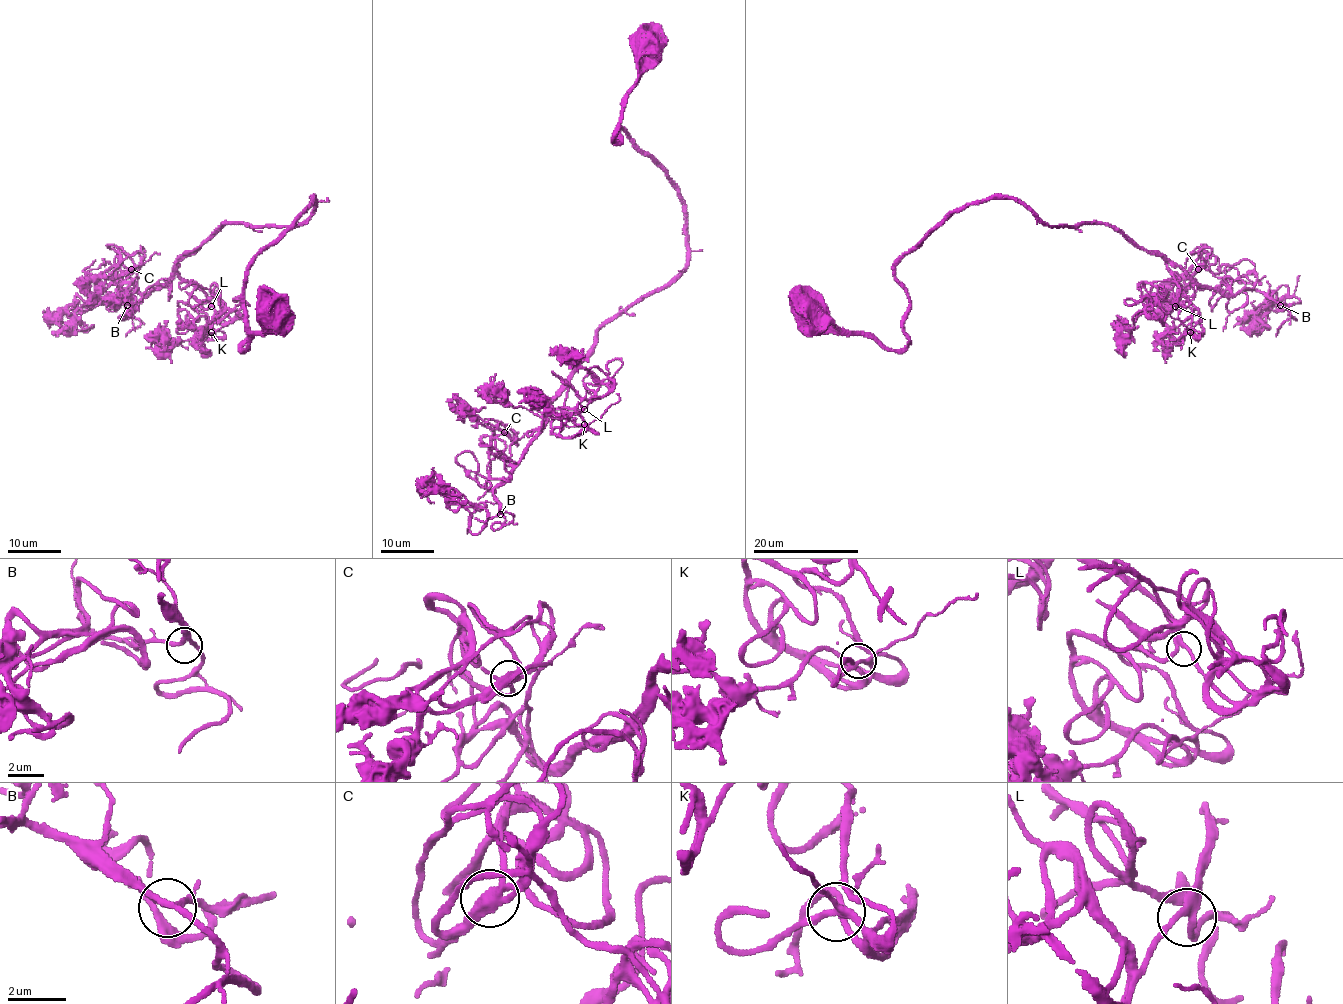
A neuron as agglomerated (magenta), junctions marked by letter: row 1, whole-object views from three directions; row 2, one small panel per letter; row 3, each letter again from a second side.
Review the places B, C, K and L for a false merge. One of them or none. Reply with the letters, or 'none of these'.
none of these

